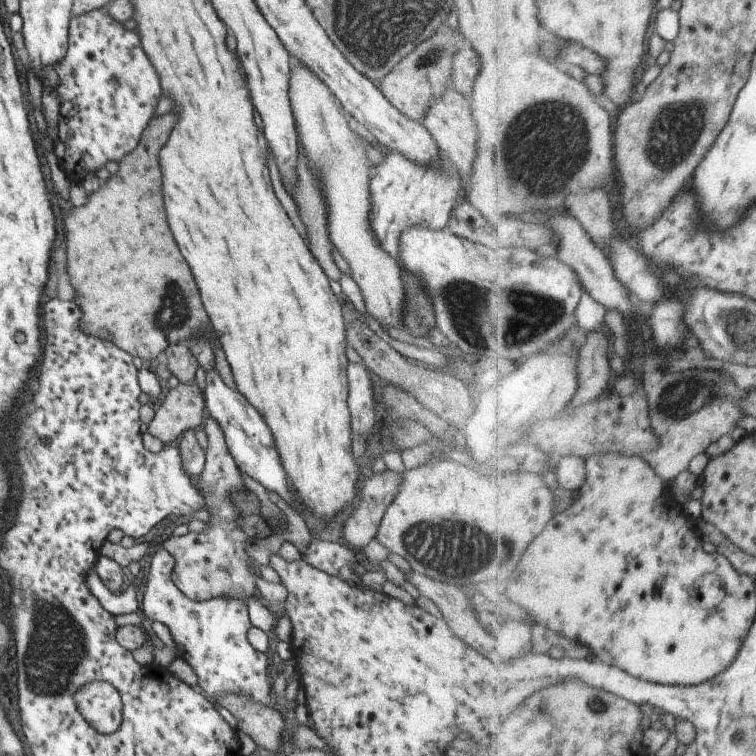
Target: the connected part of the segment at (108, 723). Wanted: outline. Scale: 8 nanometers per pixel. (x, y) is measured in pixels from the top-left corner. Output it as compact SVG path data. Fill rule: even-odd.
M105 681L86 682L72 694L78 713L99 734L111 734L121 722L117 689Z

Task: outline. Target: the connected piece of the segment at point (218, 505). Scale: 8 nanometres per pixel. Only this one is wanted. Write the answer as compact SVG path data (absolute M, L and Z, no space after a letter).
M206 414L201 429L205 432L208 440L207 449L204 452L204 465L199 476L196 478L196 487L200 490L206 504L206 510L212 518L205 532L189 531L187 534L171 537L161 542L161 548L174 558L174 567L170 577L179 592L182 592L189 600L204 601L208 598L225 595L237 597L243 602L253 596L255 591L255 572L247 572L245 566L241 570L235 570L231 590L225 588L225 550L244 550L246 536L235 525L238 513L229 502L228 496L235 491L247 491L241 482L238 466L228 451L220 424L213 414Z

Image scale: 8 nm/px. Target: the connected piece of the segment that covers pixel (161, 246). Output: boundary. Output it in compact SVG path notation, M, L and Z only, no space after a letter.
M167 112L163 116L157 116L149 122L149 126L144 128L141 133L140 141L136 147L126 154L118 163L119 171L112 175L106 181L105 186L97 189L94 193L88 195L86 204L80 207L73 207L65 218L65 240L67 240L67 274L69 274L69 282L73 286L72 301L78 306L82 312L79 328L94 337L101 337L102 339L109 339L110 343L122 348L126 353L132 357L138 356L140 359L160 359L166 346L171 346L173 343L187 342L190 335L194 334L199 327L207 324L205 318L205 310L201 310L201 298L197 298L197 286L193 284L193 274L189 274L189 268L185 264L185 260L181 258L173 236L169 234L169 226L165 222L165 210L163 210L163 198L161 198L161 174L159 174L159 166L157 166L157 154L163 146L163 142L167 142L169 132L173 130L177 122L177 112Z

